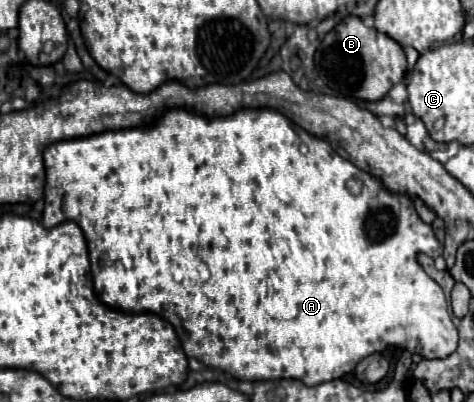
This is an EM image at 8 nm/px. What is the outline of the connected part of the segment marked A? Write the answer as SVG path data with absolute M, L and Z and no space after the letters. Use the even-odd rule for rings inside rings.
M167 110L155 128L127 128L91 134L85 138L61 140L51 144L43 158L47 170L43 226L53 228L65 220L75 220L89 246L93 286L97 298L117 310L125 312L153 312L165 316L183 342L187 356L195 356L207 366L221 368L233 378L241 380L277 380L297 378L309 386L329 382L339 376L341 368L353 368L359 360L385 346L399 346L423 358L447 358L457 348L457 328L447 312L447 300L441 286L431 280L417 264L417 254L441 254L441 244L429 224L421 222L411 198L399 198L385 192L377 182L361 172L355 164L341 158L335 150L327 150L329 142L297 130L283 114L273 110L239 110L225 118L205 118L187 110ZM357 176L363 182L361 194L353 194L347 182ZM123 256L131 256L131 264L123 266Z

